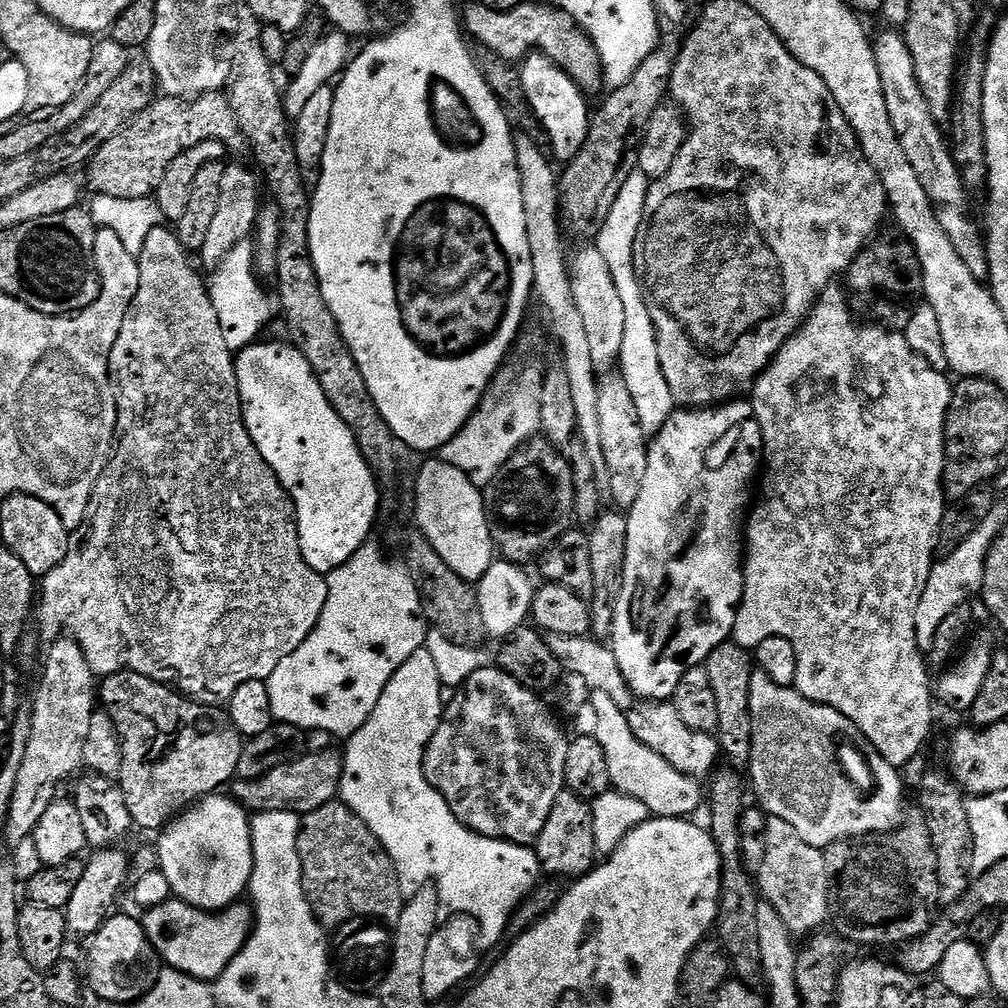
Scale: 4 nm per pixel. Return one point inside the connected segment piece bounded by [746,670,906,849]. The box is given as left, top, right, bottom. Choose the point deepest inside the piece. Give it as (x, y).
(796, 775)

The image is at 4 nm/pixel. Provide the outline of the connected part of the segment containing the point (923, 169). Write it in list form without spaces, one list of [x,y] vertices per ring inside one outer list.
[[[888,30],[880,37],[875,37],[874,47],[878,62],[878,78],[882,78],[882,94],[886,98],[886,110],[890,110],[890,122],[894,122],[894,134],[898,142],[902,142],[902,150],[914,166],[914,174],[918,174],[918,182],[922,182],[922,190],[926,190],[926,198],[930,198],[934,214],[942,225],[942,230],[954,242],[954,250],[958,250],[958,258],[966,262],[970,274],[983,281],[988,275],[988,250],[982,228],[972,221],[972,208],[968,205],[970,193],[964,187],[958,166],[952,157],[949,141],[942,133],[941,125],[930,114],[926,106],[925,95],[918,86],[914,70],[913,55],[905,37],[899,31]]]

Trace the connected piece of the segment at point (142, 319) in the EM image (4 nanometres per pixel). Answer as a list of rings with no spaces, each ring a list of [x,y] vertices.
[[[168,226],[150,230],[138,259],[138,294],[134,294],[134,302],[122,322],[122,330],[118,330],[118,342],[114,342],[114,350],[110,350],[108,373],[112,375],[112,392],[116,396],[116,439],[112,455],[94,486],[82,526],[69,535],[66,558],[43,577],[38,592],[38,620],[40,616],[40,628],[48,642],[55,641],[63,633],[60,632],[63,628],[69,628],[71,639],[76,641],[97,678],[112,676],[115,672],[137,672],[175,688],[198,704],[224,706],[242,682],[267,682],[270,674],[278,670],[278,662],[294,654],[294,650],[310,638],[326,606],[328,581],[325,573],[315,572],[306,566],[306,558],[302,558],[302,546],[298,542],[294,502],[262,454],[258,454],[258,446],[254,446],[246,430],[234,353],[226,346],[226,337],[218,322],[218,310],[214,310],[212,293],[205,277],[203,280],[196,273],[193,257],[184,251],[175,231]]]

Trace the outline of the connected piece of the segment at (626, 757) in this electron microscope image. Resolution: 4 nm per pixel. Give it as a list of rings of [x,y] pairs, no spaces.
[[[592,692],[590,703],[598,714],[598,734],[596,735],[596,740],[602,742],[602,750],[606,750],[606,763],[610,766],[612,788],[617,792],[624,792],[630,798],[638,798],[638,802],[642,802],[642,806],[646,806],[653,817],[691,817],[693,815],[691,812],[699,806],[700,800],[702,804],[701,781],[697,777],[687,776],[678,770],[674,770],[674,766],[670,766],[670,762],[666,762],[666,758],[654,754],[654,750],[650,750],[650,746],[638,742],[634,730],[630,730],[630,722],[626,722],[626,714],[622,710],[618,710],[618,706],[614,702],[614,698],[610,698],[610,694]]]

